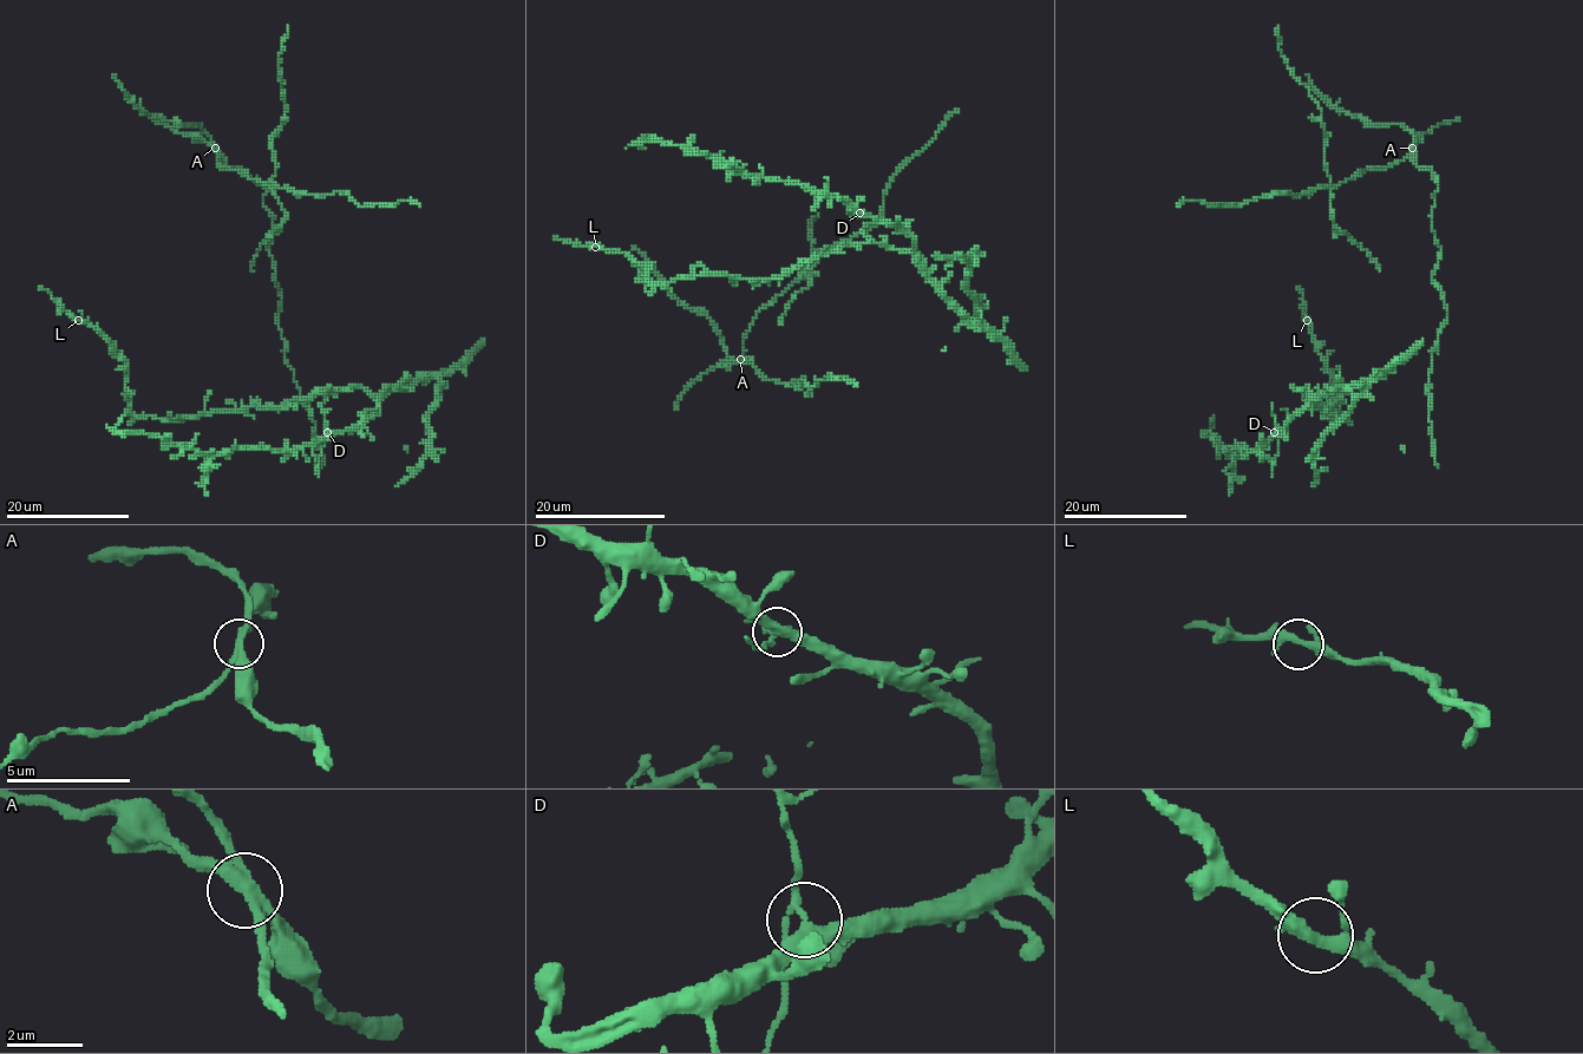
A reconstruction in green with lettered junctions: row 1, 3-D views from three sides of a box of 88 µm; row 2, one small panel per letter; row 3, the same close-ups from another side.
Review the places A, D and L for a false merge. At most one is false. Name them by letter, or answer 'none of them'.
A

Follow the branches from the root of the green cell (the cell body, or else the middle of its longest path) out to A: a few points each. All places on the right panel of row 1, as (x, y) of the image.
A: (1434, 455), (1426, 387), (1446, 305), (1432, 280), (1440, 254), (1432, 229), (1437, 183), (1415, 163), (1413, 148)

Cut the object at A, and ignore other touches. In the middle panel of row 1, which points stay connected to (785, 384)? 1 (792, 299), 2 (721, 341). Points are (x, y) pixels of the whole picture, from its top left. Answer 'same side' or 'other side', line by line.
1: other side
2: same side

